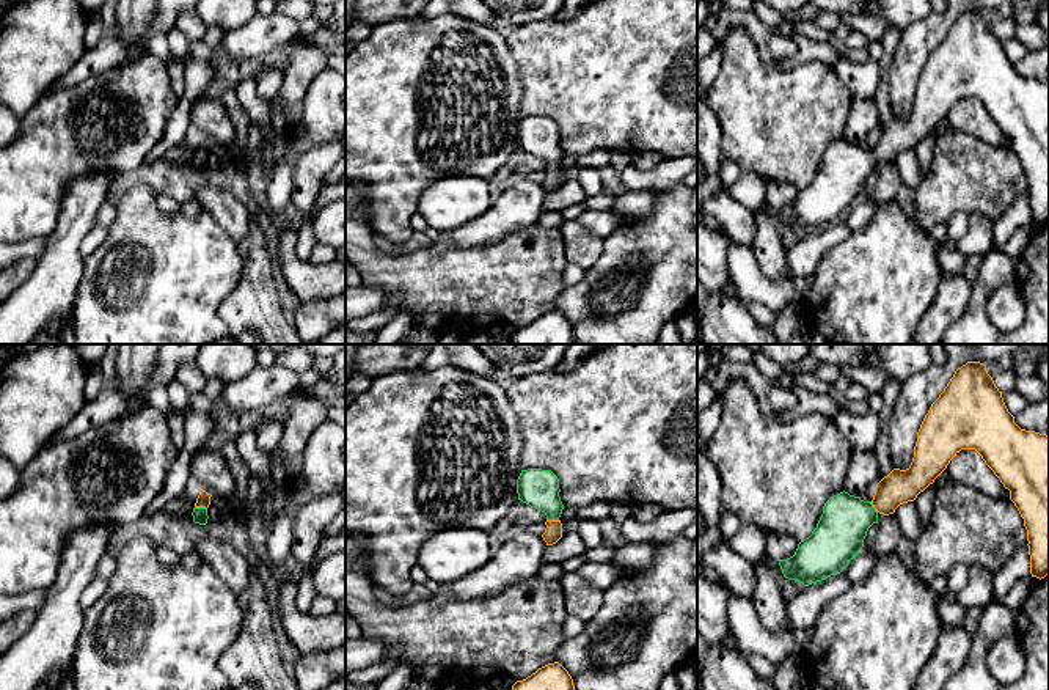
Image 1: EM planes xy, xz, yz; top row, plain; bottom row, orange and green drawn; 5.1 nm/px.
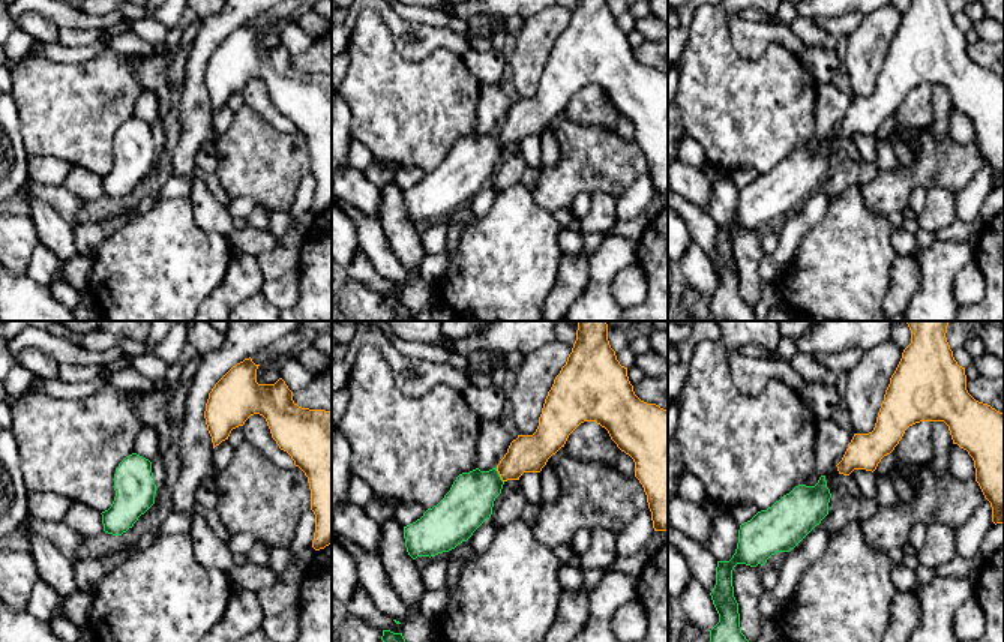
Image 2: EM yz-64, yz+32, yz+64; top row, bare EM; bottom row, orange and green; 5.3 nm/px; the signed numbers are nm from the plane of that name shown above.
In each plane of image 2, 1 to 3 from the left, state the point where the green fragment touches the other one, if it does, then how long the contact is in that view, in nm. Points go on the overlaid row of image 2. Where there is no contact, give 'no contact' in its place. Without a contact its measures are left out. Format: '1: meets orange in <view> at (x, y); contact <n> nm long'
1: no contact
2: meets orange in yz+32 at (498, 473); contact 100 nm long
3: no contact

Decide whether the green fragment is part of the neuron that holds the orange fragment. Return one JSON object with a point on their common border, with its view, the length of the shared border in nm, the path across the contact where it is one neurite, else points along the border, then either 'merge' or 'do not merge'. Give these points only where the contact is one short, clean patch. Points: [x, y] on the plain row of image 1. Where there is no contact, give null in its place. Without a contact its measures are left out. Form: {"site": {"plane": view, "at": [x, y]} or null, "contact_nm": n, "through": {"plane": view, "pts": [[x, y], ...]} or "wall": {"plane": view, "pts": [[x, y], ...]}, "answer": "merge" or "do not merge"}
{"site": {"plane": "xy", "at": [201, 154]}, "contact_nm": 70, "through": {"plane": "xy", "pts": [[203, 148], [201, 154], [200, 162]]}, "answer": "merge"}

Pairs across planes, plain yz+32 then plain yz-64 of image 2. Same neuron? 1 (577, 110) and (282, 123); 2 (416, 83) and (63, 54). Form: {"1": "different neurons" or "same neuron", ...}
{"1": "same neuron", "2": "different neurons"}

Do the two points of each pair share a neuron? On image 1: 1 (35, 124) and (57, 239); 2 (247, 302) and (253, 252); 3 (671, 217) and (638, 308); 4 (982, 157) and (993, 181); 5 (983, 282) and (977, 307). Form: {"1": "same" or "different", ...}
{"1": "different", "2": "same", "3": "same", "4": "same", "5": "same"}

